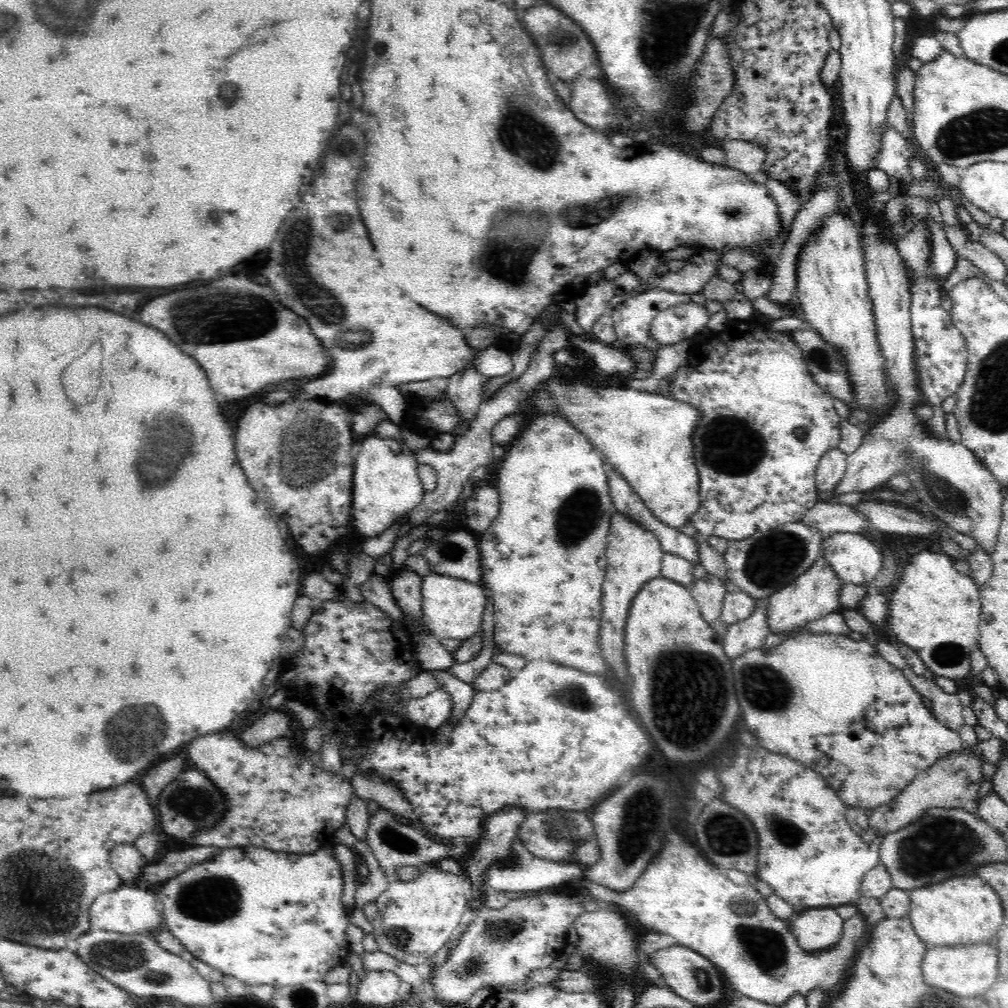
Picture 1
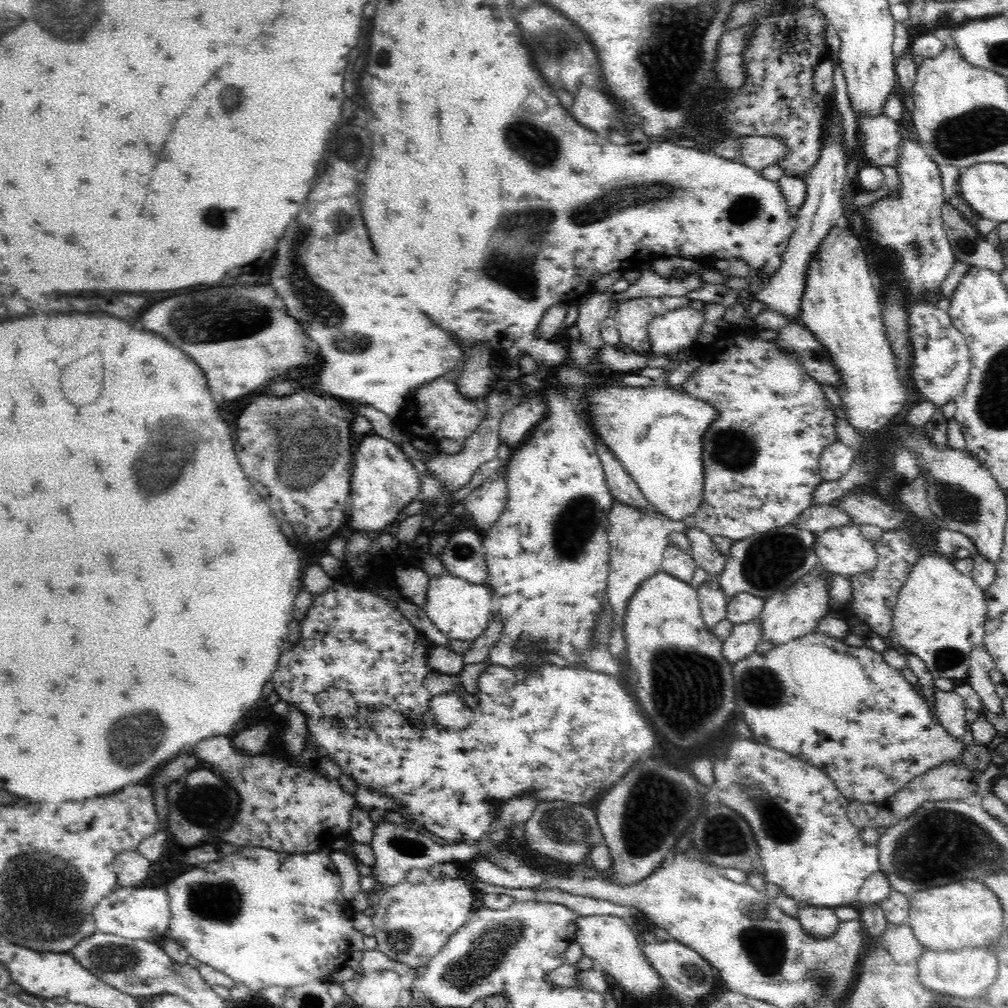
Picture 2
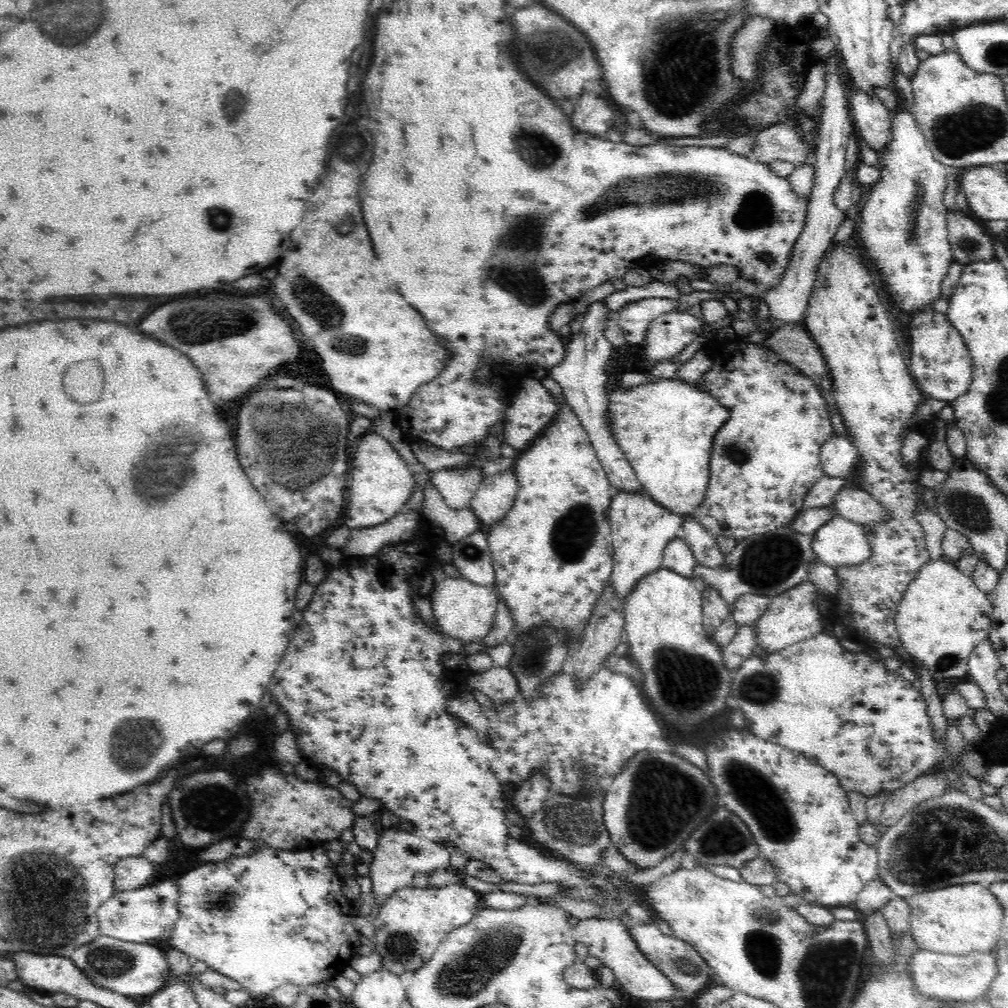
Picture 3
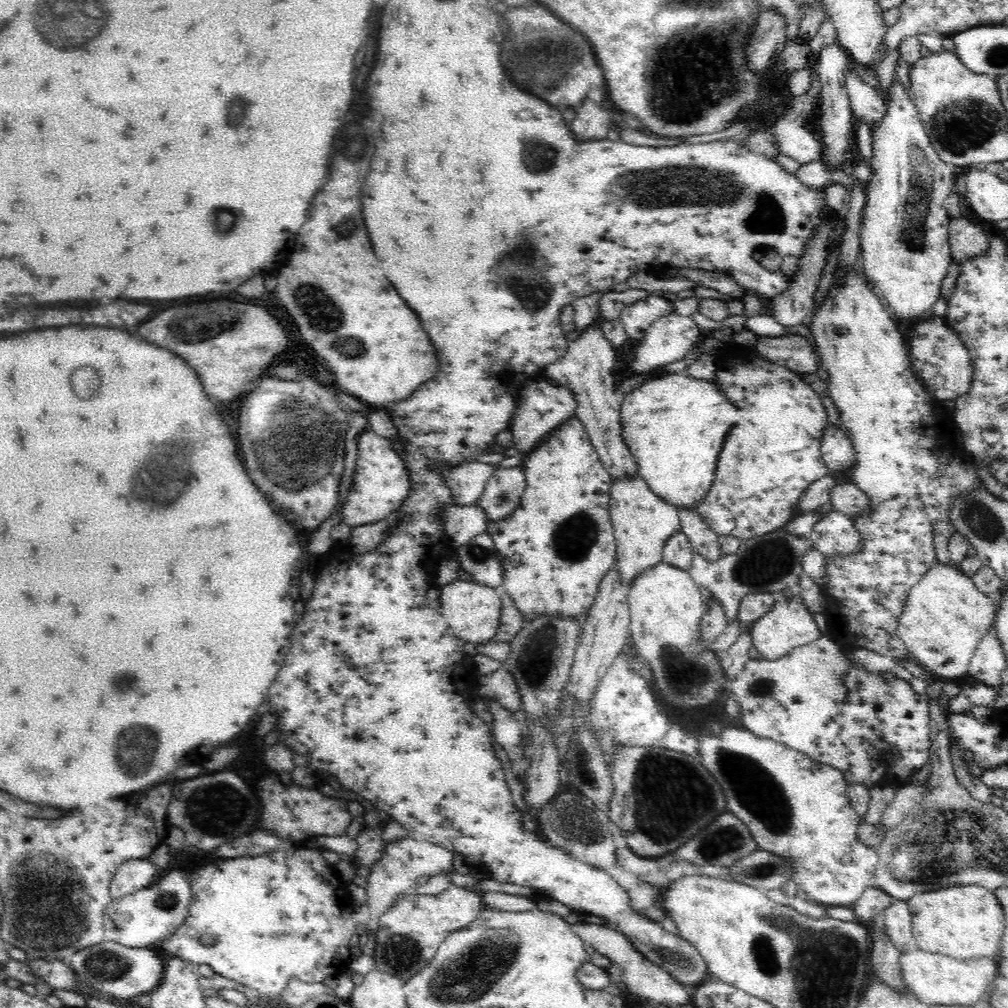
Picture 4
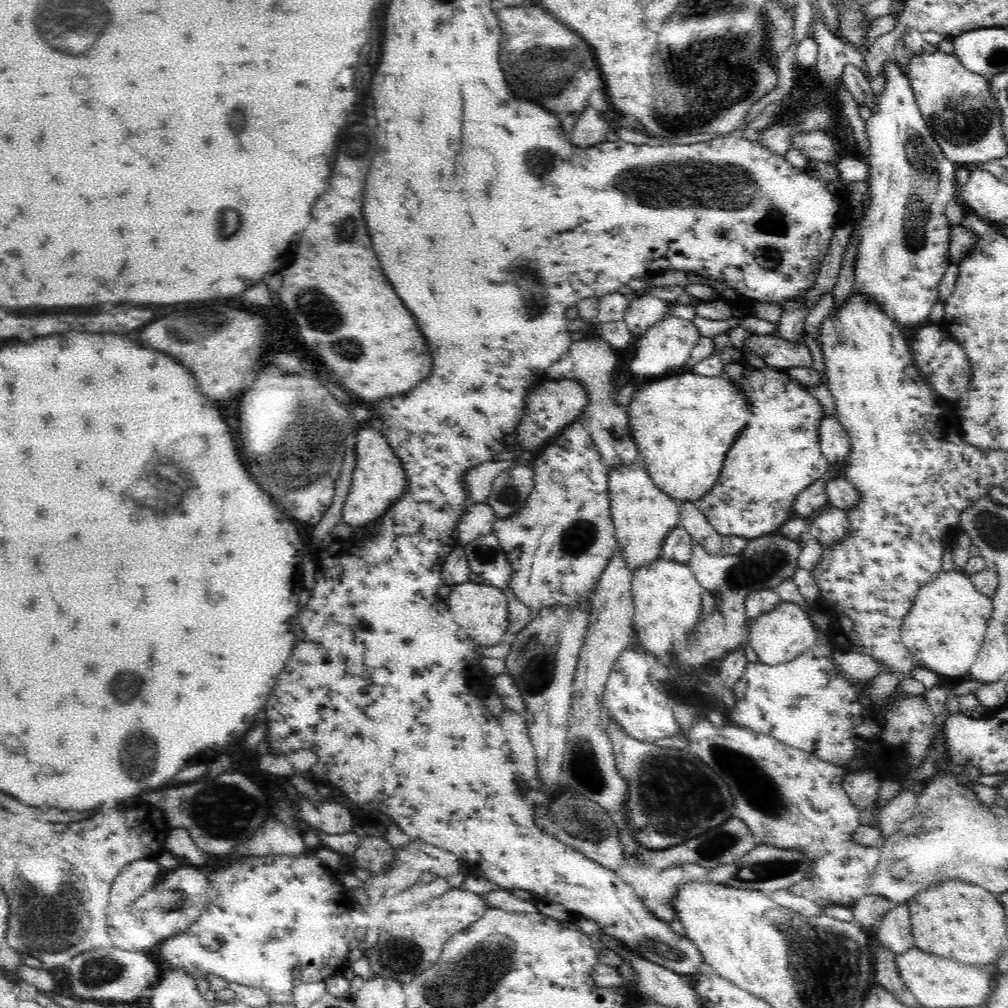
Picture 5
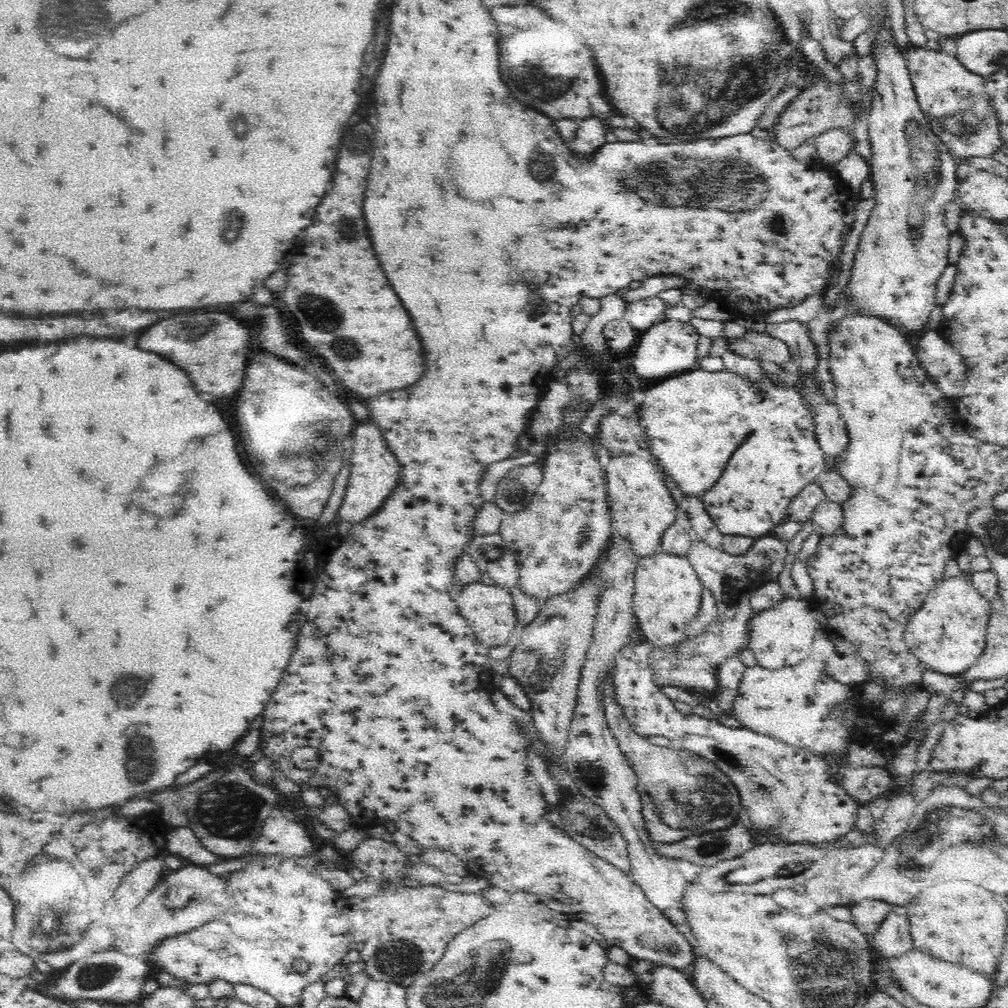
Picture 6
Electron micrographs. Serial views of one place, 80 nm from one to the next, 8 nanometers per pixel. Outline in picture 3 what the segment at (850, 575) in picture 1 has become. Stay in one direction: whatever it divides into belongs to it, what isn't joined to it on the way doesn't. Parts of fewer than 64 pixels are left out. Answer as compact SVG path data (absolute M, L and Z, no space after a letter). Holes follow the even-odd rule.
M833 516L812 534L812 549L824 564L834 568L860 564L872 555L863 525Z

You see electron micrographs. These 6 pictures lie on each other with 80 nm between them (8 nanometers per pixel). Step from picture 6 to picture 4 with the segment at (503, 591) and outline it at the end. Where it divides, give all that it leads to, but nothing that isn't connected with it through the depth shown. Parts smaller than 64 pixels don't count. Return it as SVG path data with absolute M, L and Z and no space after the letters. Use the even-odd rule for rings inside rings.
M458 579L439 588L439 601L440 613L446 618L452 631L465 641L470 649L478 644L486 644L496 636L502 616L500 590L492 590L474 580Z

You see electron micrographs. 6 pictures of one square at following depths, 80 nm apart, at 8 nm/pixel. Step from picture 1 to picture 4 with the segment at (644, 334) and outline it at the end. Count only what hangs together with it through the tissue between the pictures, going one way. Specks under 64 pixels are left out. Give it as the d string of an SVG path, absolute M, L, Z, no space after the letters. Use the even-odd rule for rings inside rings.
M654 293L629 304L620 314L620 320L628 338L637 342L655 320L673 311L673 303L670 300Z

